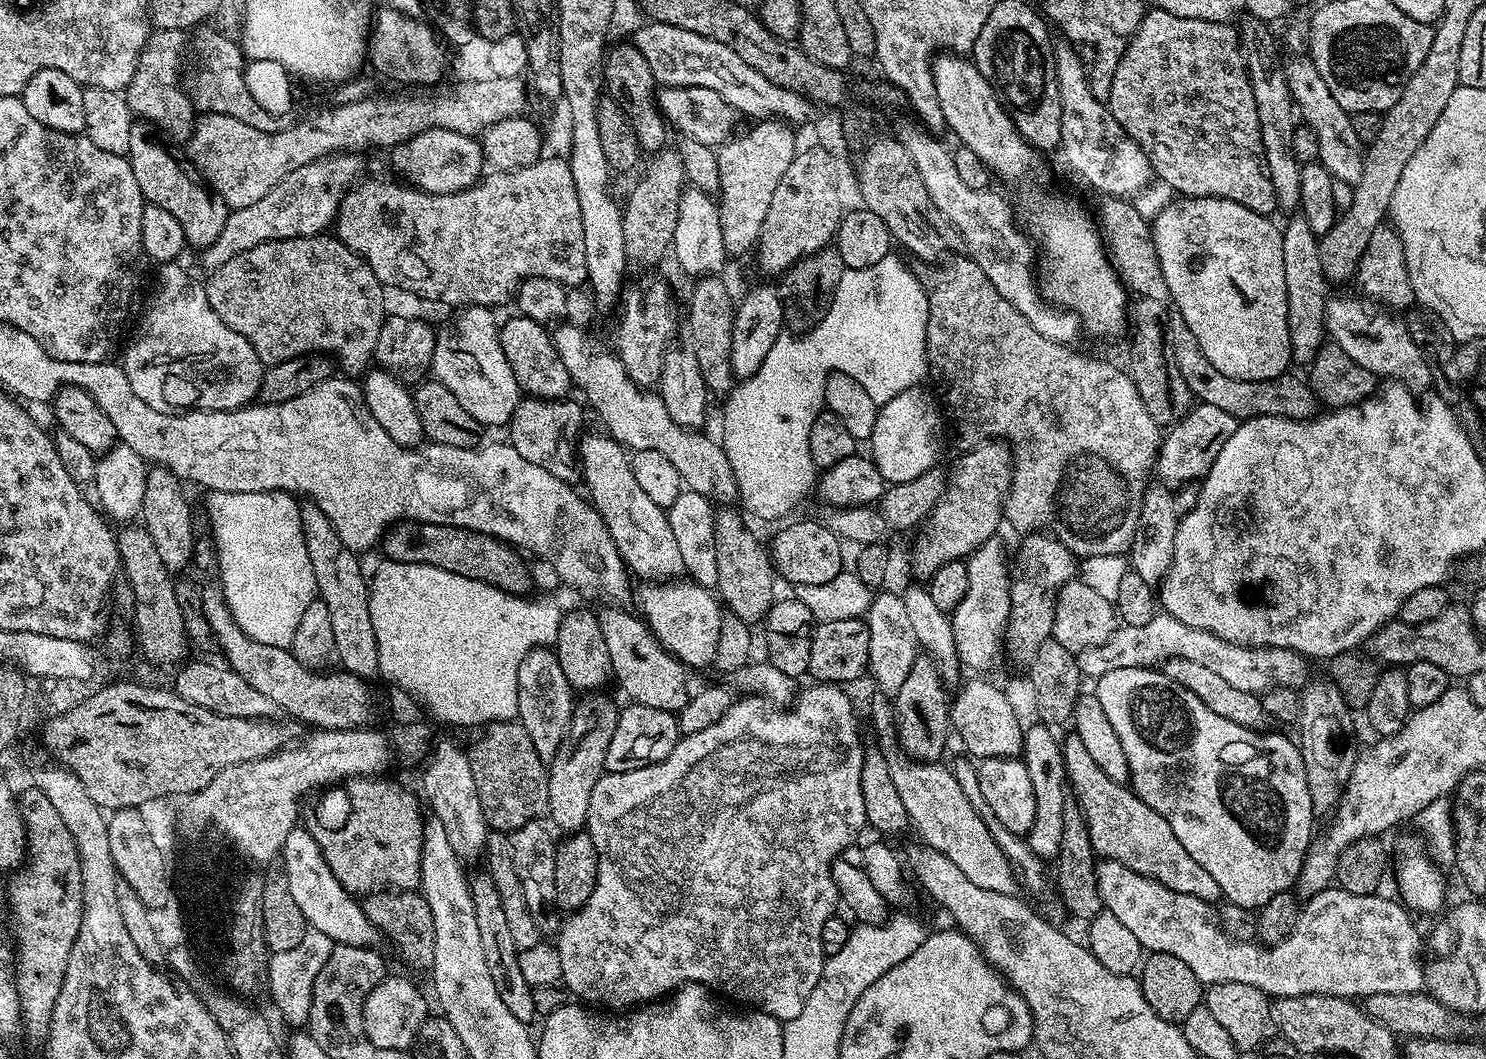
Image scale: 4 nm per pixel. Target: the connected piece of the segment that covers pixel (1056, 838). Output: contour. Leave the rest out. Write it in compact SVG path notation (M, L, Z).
M1036 722L1033 728L1025 727L1022 753L1024 765L1030 774L1030 782L1034 782L1034 826L1030 826L1026 839L1034 855L1045 862L1055 861L1058 850L1062 846L1062 806L1066 799L1061 741L1058 736L1056 740L1052 732L1055 731L1043 722Z

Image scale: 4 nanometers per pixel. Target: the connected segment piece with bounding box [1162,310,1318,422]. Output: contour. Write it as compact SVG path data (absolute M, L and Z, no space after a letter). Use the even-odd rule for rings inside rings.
M1172 310L1167 313L1162 331L1166 352L1170 357L1170 364L1175 375L1190 389L1199 403L1218 406L1218 410L1226 410L1226 414L1233 416L1237 422L1253 420L1256 416L1281 416L1291 420L1310 420L1317 415L1317 398L1312 393L1311 386L1301 377L1299 380L1298 377L1292 376L1293 374L1285 374L1265 380L1226 378L1226 374L1214 370L1214 366L1206 362L1198 341L1194 339L1190 326L1186 326L1180 312Z

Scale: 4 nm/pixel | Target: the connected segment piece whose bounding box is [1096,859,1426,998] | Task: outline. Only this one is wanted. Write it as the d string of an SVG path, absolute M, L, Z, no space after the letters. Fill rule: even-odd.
M1101 859L1096 866L1096 889L1100 895L1100 903L1110 914L1114 914L1114 918L1120 919L1123 924L1130 930L1130 934L1134 934L1134 938L1138 938L1141 949L1147 950L1149 953L1165 952L1166 954L1174 954L1174 958L1179 958L1182 962L1186 962L1186 966L1190 966L1190 970L1194 970L1194 974L1199 978L1201 985L1221 984L1222 982L1246 982L1246 986L1258 986L1258 990L1262 990L1270 998L1279 998L1282 996L1343 996L1345 998L1367 998L1374 994L1410 994L1411 992L1425 991L1424 970L1425 961L1420 961L1420 932L1412 925L1412 920L1408 917L1409 911L1395 899L1387 900L1384 894L1374 896L1355 896L1346 890L1342 890L1338 886L1333 886L1322 890L1318 894L1307 897L1306 903L1301 907L1300 916L1296 920L1294 930L1286 939L1271 946L1265 946L1259 942L1233 942L1224 929L1218 923L1218 912L1209 901L1202 898L1194 898L1190 894L1178 894L1174 890L1170 890L1166 886L1162 886L1162 882L1154 882L1150 878L1146 878L1142 874L1138 874L1134 870L1130 870L1130 866L1122 866L1122 862L1114 862L1113 860Z

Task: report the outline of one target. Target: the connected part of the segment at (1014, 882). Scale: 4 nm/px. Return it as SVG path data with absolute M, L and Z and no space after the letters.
M879 699L872 704L872 724L876 727L877 738L880 739L878 747L884 753L888 763L890 778L894 778L894 786L898 789L898 798L902 798L902 806L906 806L906 814L911 827L913 829L916 827L917 834L921 836L917 837L927 847L946 854L950 858L950 862L954 862L954 866L958 866L958 870L962 870L962 874L966 874L966 878L970 878L970 882L974 882L974 886L982 886L982 890L998 890L998 894L1015 893L1018 888L1018 877L1012 870L1012 864L994 842L994 838L990 834L986 822L978 814L978 810L974 810L974 806L970 806L970 802L966 802L966 794L962 794L962 786L958 786L958 780L954 778L951 767L944 765L943 768L943 763L940 762L911 760L896 743L896 727L892 725L891 703L887 699Z

